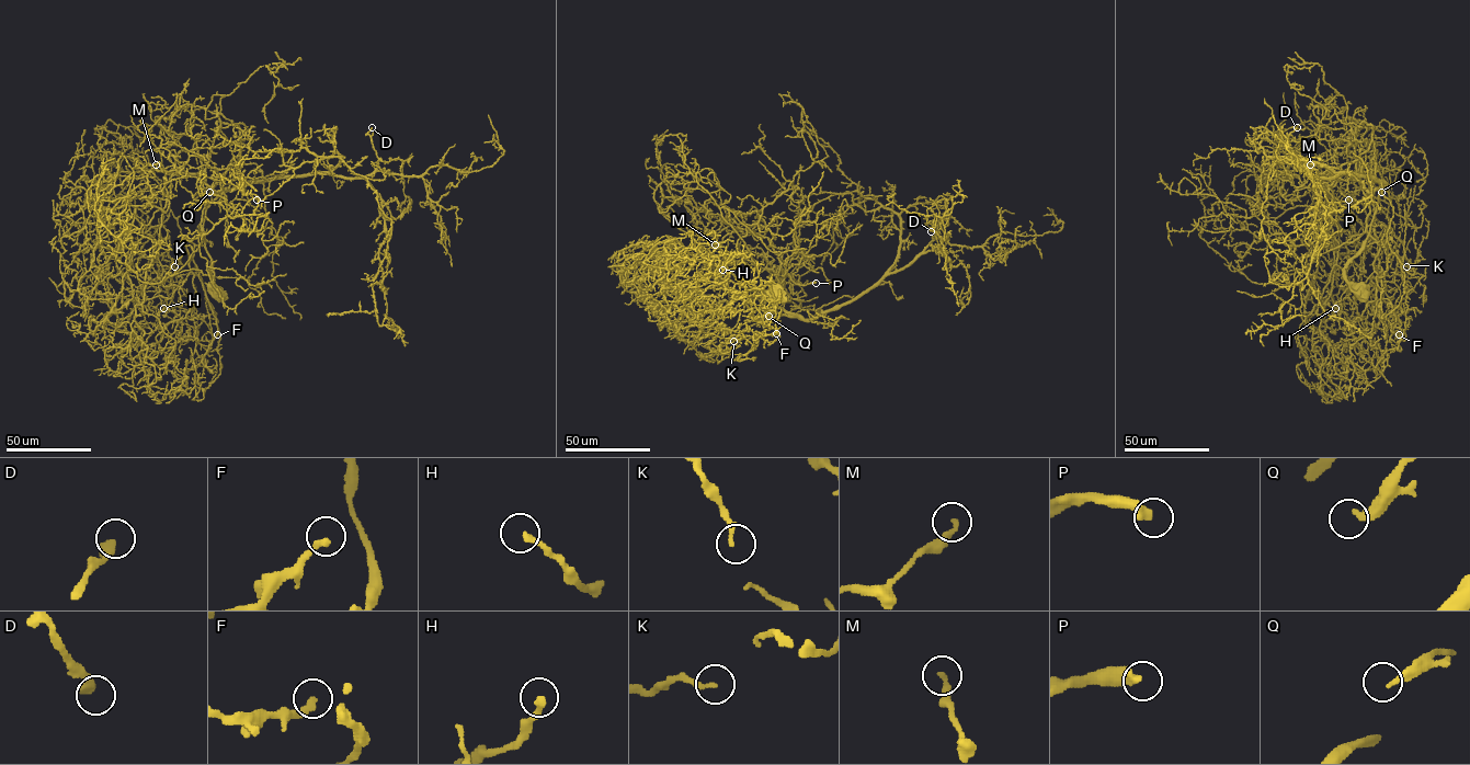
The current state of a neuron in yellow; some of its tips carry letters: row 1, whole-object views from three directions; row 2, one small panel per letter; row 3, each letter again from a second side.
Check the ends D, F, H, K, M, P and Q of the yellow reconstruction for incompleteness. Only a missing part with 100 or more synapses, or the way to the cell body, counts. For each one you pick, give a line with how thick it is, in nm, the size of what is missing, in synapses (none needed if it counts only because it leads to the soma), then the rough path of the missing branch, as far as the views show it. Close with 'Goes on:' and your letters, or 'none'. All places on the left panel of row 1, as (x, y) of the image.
P: calibre 360 nm; 130 synapses; course (257, 200), (276, 201), (281, 209), (296, 208), (286, 217)
Goes on: P

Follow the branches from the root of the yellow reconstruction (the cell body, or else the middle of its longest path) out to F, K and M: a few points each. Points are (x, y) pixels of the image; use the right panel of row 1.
F: (1360, 292), (1344, 264), (1369, 236), (1381, 244), (1387, 240), (1381, 297), (1405, 339), (1399, 334)
K: (1360, 292), (1344, 264), (1367, 236), (1362, 149), (1376, 150), (1375, 233), (1390, 227), (1406, 266)
M: (1360, 292), (1344, 264), (1385, 183), (1375, 143), (1326, 190), (1288, 175), (1290, 166), (1310, 164)

